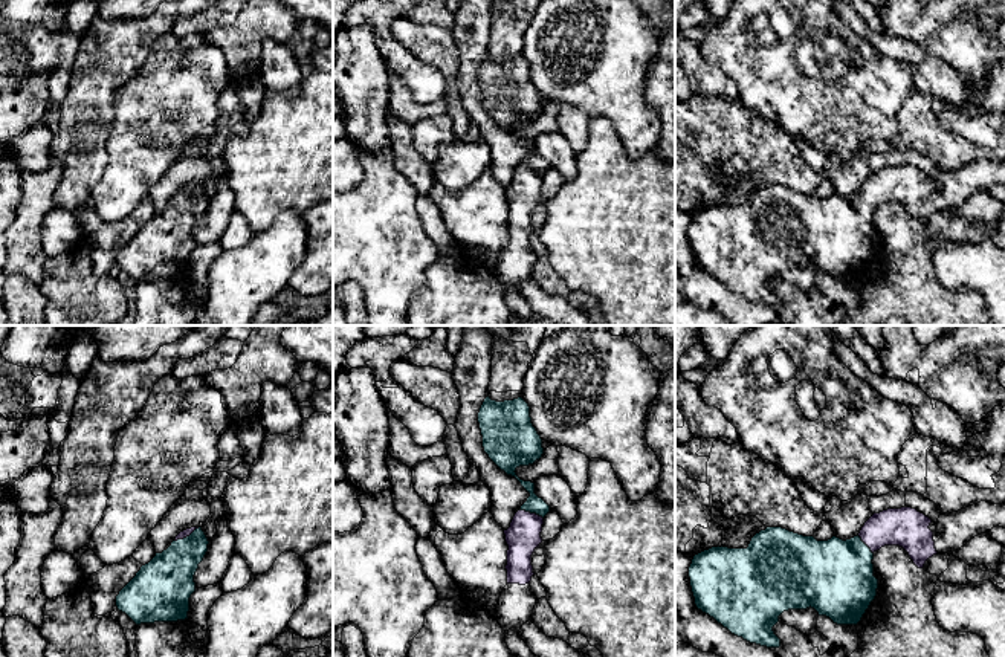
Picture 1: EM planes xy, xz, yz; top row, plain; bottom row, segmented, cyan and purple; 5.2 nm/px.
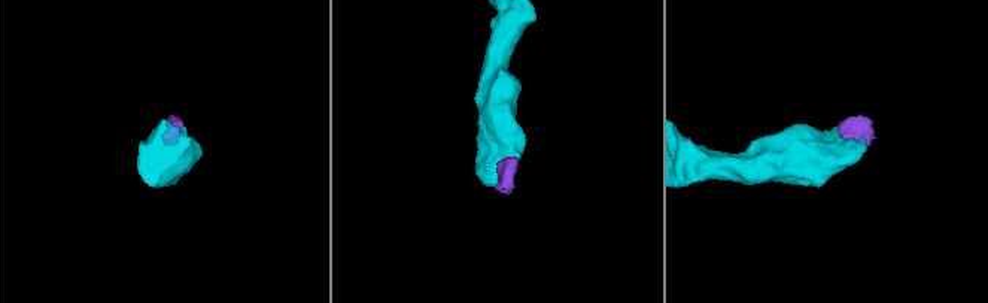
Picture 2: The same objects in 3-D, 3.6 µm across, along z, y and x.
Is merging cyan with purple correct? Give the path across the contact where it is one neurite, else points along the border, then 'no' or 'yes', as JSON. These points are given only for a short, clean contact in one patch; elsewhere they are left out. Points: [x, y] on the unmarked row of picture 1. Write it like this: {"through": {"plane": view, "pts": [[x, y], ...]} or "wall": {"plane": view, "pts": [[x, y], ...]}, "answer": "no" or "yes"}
{"through": {"plane": "xz", "pts": [[533, 162], [532, 170], [523, 194]]}, "answer": "yes"}

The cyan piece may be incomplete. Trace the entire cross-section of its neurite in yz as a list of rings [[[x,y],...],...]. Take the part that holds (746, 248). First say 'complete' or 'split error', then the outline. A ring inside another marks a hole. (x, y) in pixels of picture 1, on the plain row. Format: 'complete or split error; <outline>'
split error; [[[981,159],[958,170],[941,171],[936,182],[912,165],[887,167],[874,171],[860,191],[846,199],[837,194],[828,199],[817,199],[814,194],[803,194],[782,185],[767,185],[751,196],[747,206],[718,203],[695,212],[689,225],[690,244],[696,266],[713,275],[732,292],[750,301],[779,306],[780,296],[774,292],[773,284],[779,280],[779,273],[788,267],[806,267],[811,264],[819,273],[826,273],[837,283],[857,283],[877,254],[878,237],[874,234],[872,217],[874,211],[881,205],[903,205],[913,222],[923,226],[933,212],[956,209],[971,196],[997,183],[1005,186],[1005,160],[991,162]]]

